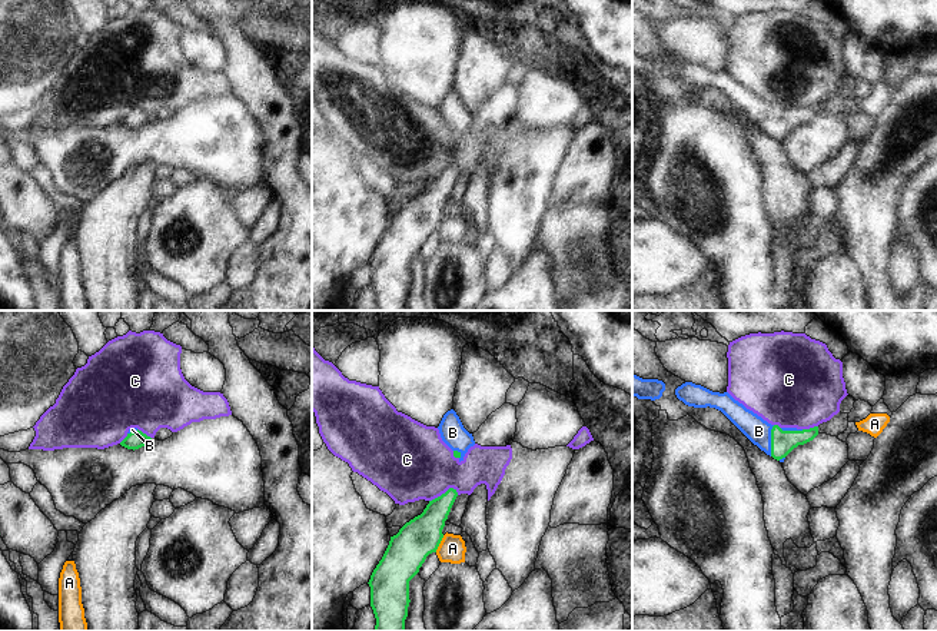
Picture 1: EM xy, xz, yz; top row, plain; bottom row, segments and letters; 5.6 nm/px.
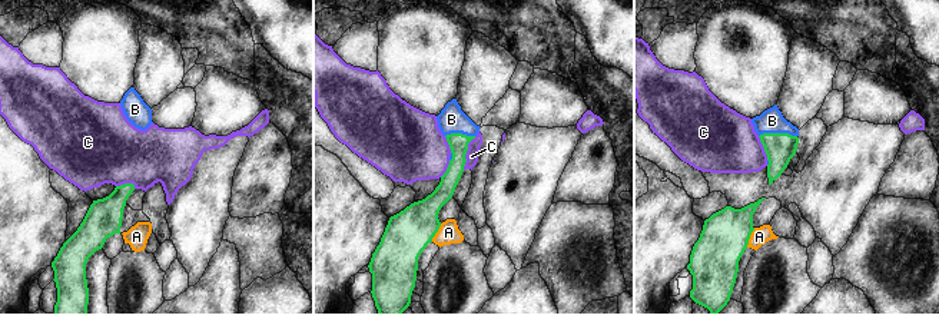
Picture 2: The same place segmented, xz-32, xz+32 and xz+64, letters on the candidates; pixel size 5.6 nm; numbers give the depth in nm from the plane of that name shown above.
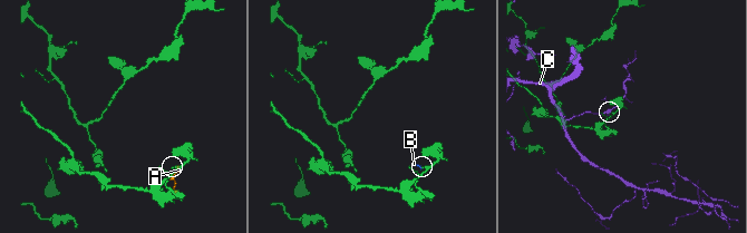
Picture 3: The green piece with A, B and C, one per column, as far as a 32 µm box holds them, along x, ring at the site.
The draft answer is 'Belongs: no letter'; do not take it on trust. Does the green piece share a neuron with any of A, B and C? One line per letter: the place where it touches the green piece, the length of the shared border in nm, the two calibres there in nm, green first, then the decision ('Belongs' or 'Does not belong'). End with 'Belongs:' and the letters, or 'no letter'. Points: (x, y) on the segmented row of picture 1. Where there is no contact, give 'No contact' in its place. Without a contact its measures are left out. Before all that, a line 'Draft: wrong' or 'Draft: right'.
Draft: wrong
A: Touches green at xz (439, 543). Shared border 110 nm. Thickness 220 nm (green) against 150 nm. Does not belong
B: Touches green at yz (771, 441). Shared border 180 nm. Thickness 140 nm (green) against 140 nm. Belongs
C: Touches green at xz (445, 492). Shared border 180 nm. Thickness 190 nm (green) against 420 nm. Does not belong
Belongs: B.

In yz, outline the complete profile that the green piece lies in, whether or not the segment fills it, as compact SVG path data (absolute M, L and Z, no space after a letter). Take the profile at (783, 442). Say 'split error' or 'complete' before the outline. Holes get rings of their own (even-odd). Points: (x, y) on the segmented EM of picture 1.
split error; M685 382L675 389L675 395L688 406L710 406L721 411L754 445L780 462L784 462L794 448L818 435L818 426L797 429L771 425L735 401L728 392L712 392L701 385Z

